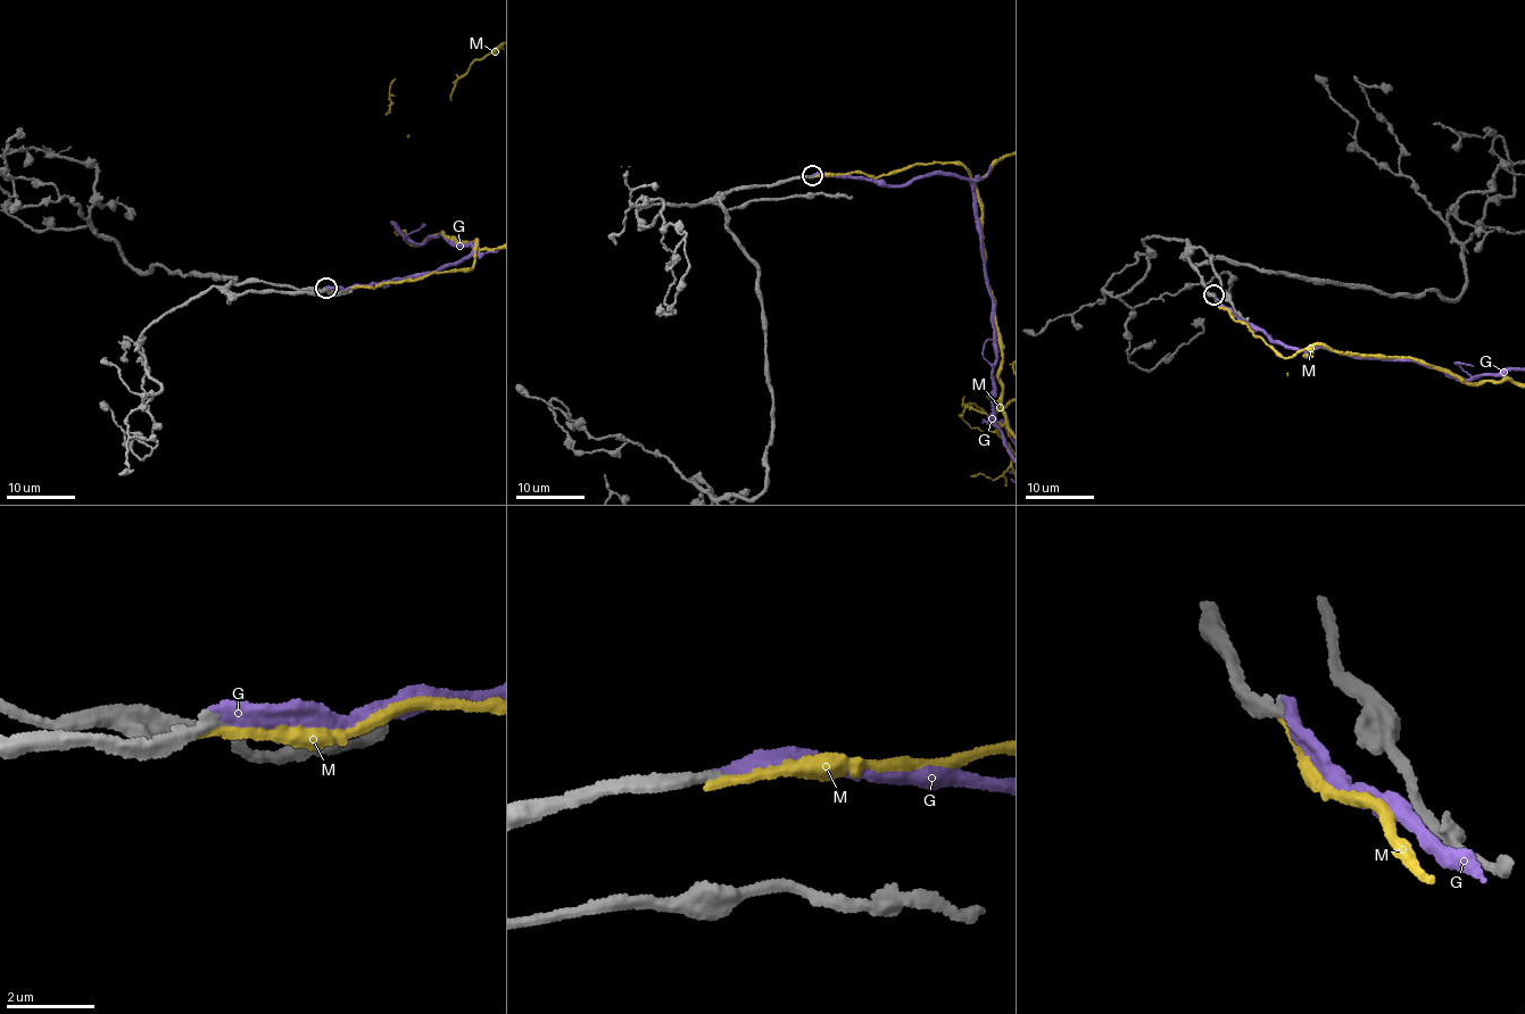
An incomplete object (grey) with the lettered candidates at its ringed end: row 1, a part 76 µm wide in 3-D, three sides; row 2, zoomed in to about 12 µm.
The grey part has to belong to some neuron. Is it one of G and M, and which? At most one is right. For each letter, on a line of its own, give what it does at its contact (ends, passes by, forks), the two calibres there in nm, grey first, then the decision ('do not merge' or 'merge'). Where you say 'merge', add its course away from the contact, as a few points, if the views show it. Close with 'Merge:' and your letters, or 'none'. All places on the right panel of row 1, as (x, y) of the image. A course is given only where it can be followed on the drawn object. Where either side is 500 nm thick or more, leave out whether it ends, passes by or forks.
G: it ends there; 280 nm thick on the grey side, 360 nm on the other; merge
M: it ends there; 300 nm thick on the grey side, 200 nm on the other; do not merge
Merge: G

